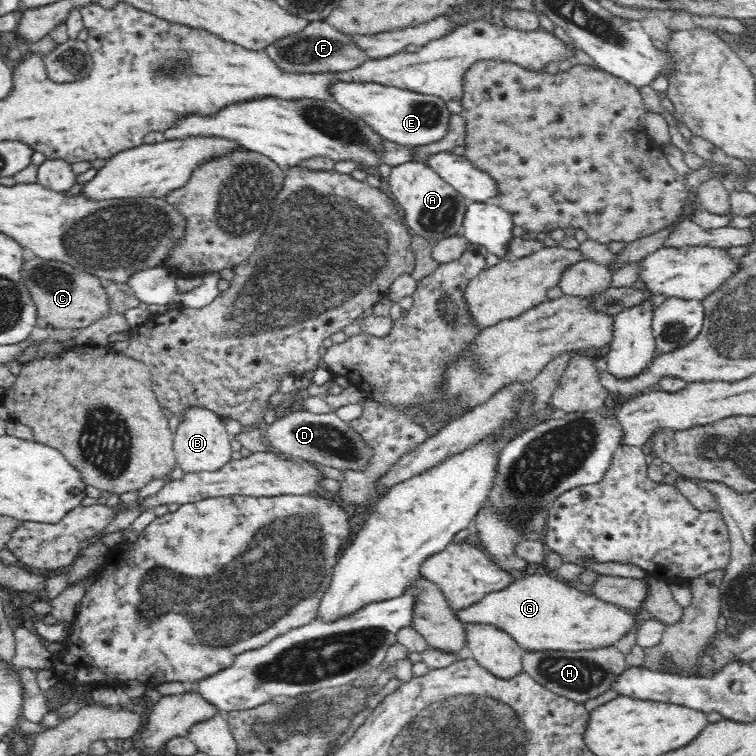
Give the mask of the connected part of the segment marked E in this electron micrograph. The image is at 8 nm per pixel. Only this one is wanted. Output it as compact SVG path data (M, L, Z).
M338 81L331 88L331 98L339 106L363 118L385 140L409 148L426 146L442 140L448 132L450 117L446 101L435 96L420 94L378 83L344 83Z

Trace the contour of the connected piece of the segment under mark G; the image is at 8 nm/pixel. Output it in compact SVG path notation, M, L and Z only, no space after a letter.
M535 573L525 575L522 579L514 580L506 588L488 593L476 604L466 606L462 610L454 611L463 626L466 625L494 625L506 632L524 650L530 652L593 650L613 646L623 638L634 624L634 616L624 608L616 607L612 603L604 602L596 597L587 595L572 587L560 578Z

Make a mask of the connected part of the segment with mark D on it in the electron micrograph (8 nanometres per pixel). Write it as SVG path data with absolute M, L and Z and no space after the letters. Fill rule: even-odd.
M298 410L287 416L280 415L274 424L263 424L262 428L264 440L276 452L338 470L363 471L370 464L373 455L371 446L350 427L350 422L340 420L336 413L314 414Z

